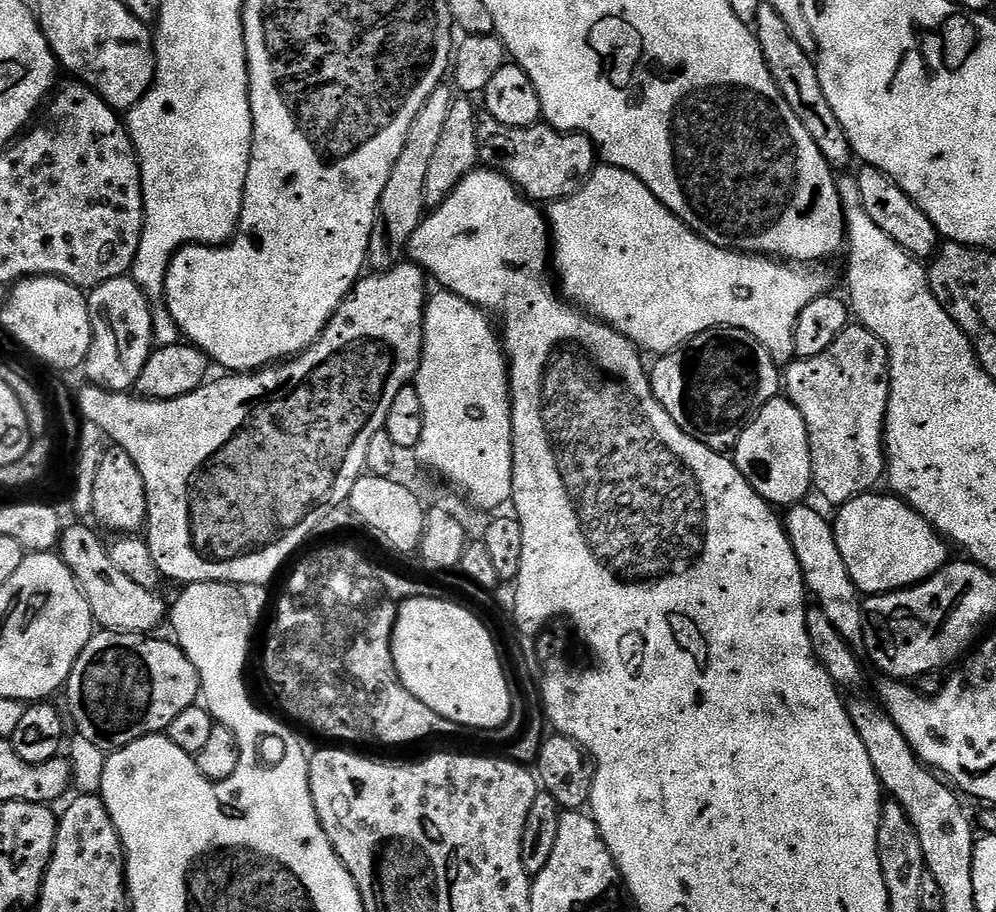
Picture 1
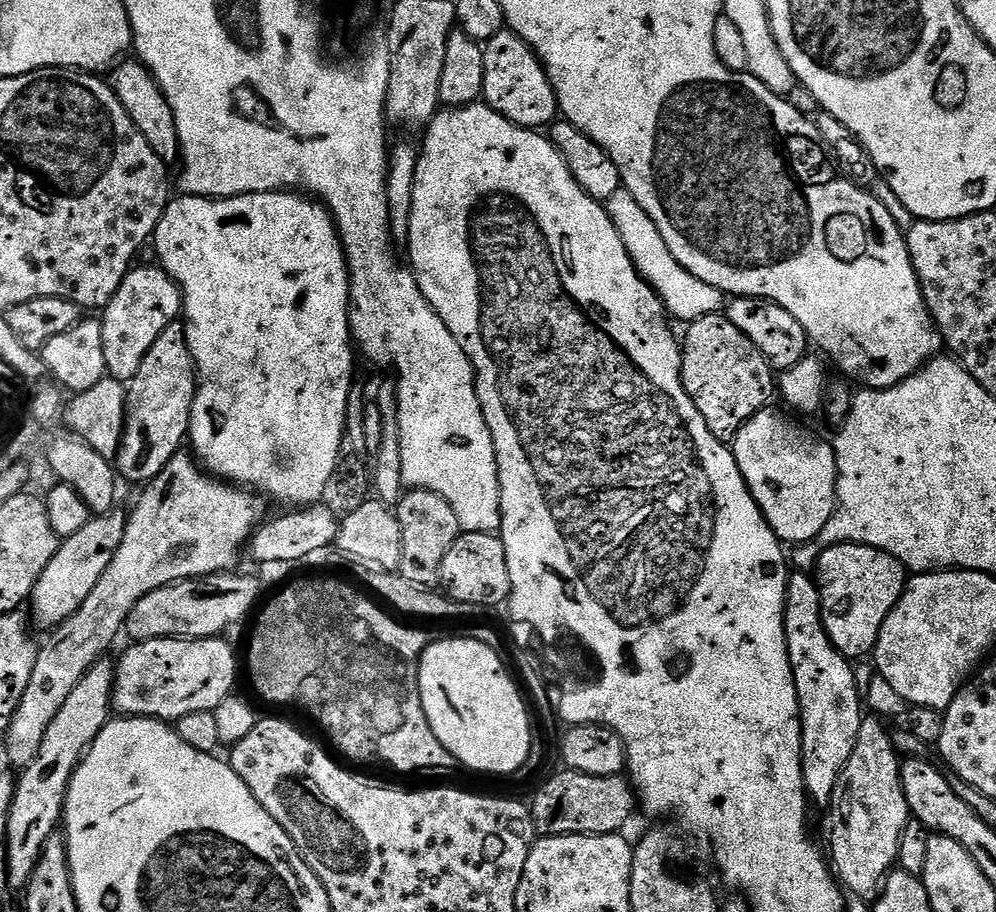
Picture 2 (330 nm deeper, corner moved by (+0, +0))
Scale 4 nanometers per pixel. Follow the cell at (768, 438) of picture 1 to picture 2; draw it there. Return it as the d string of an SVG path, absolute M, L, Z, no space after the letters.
M769 406L754 414L742 430L738 430L736 439L730 447L738 462L738 470L746 482L752 497L758 502L766 522L774 534L785 545L799 546L811 544L822 534L826 522L836 513L836 449L831 443L819 440L808 428L795 424L791 415L783 416Z

